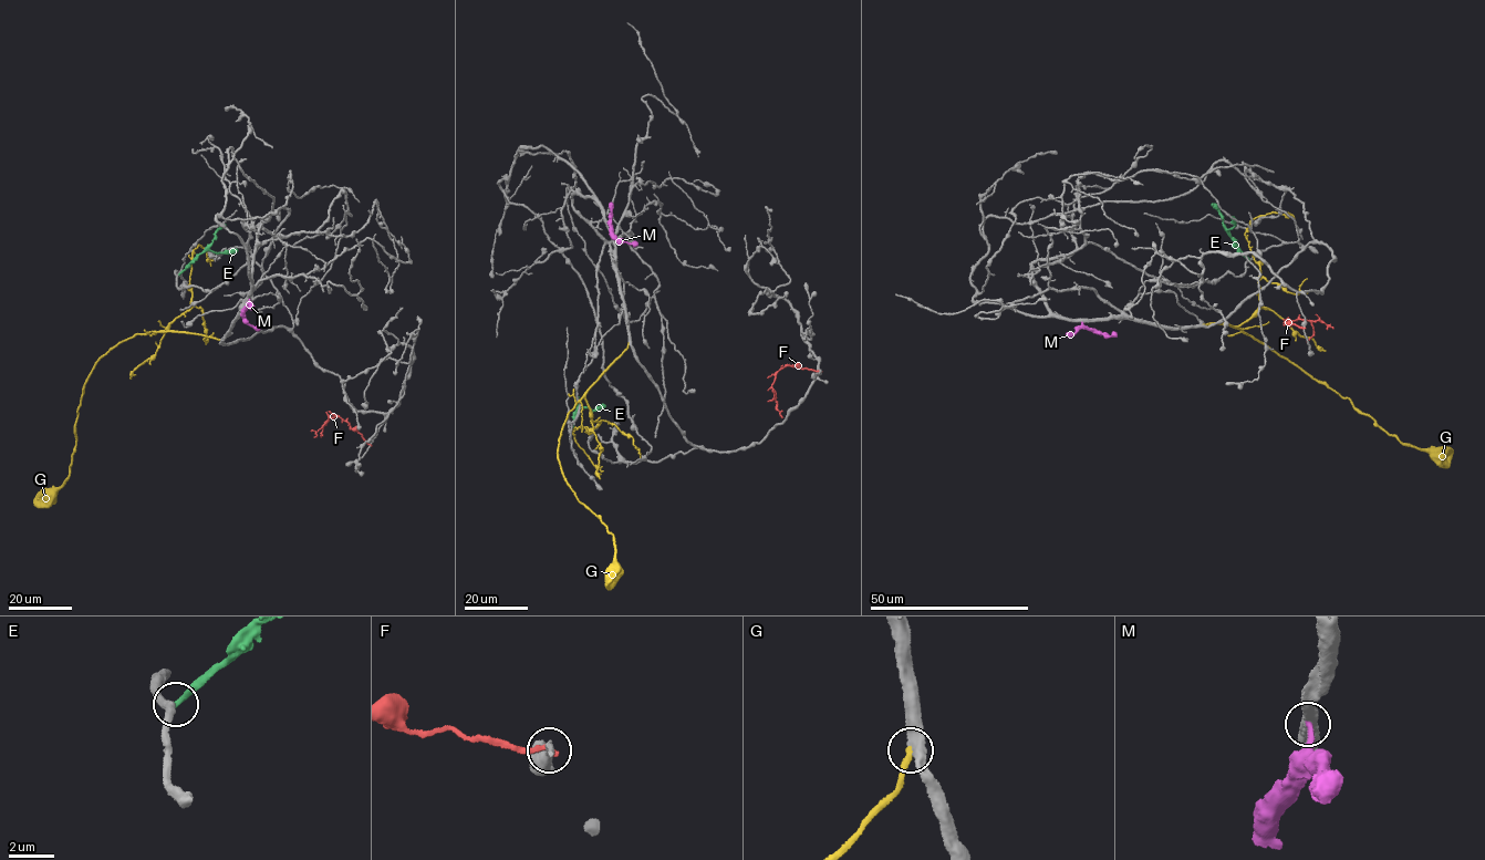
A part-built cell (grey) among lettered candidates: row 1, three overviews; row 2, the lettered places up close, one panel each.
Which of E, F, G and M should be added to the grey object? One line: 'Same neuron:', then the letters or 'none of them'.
Same neuron: G

